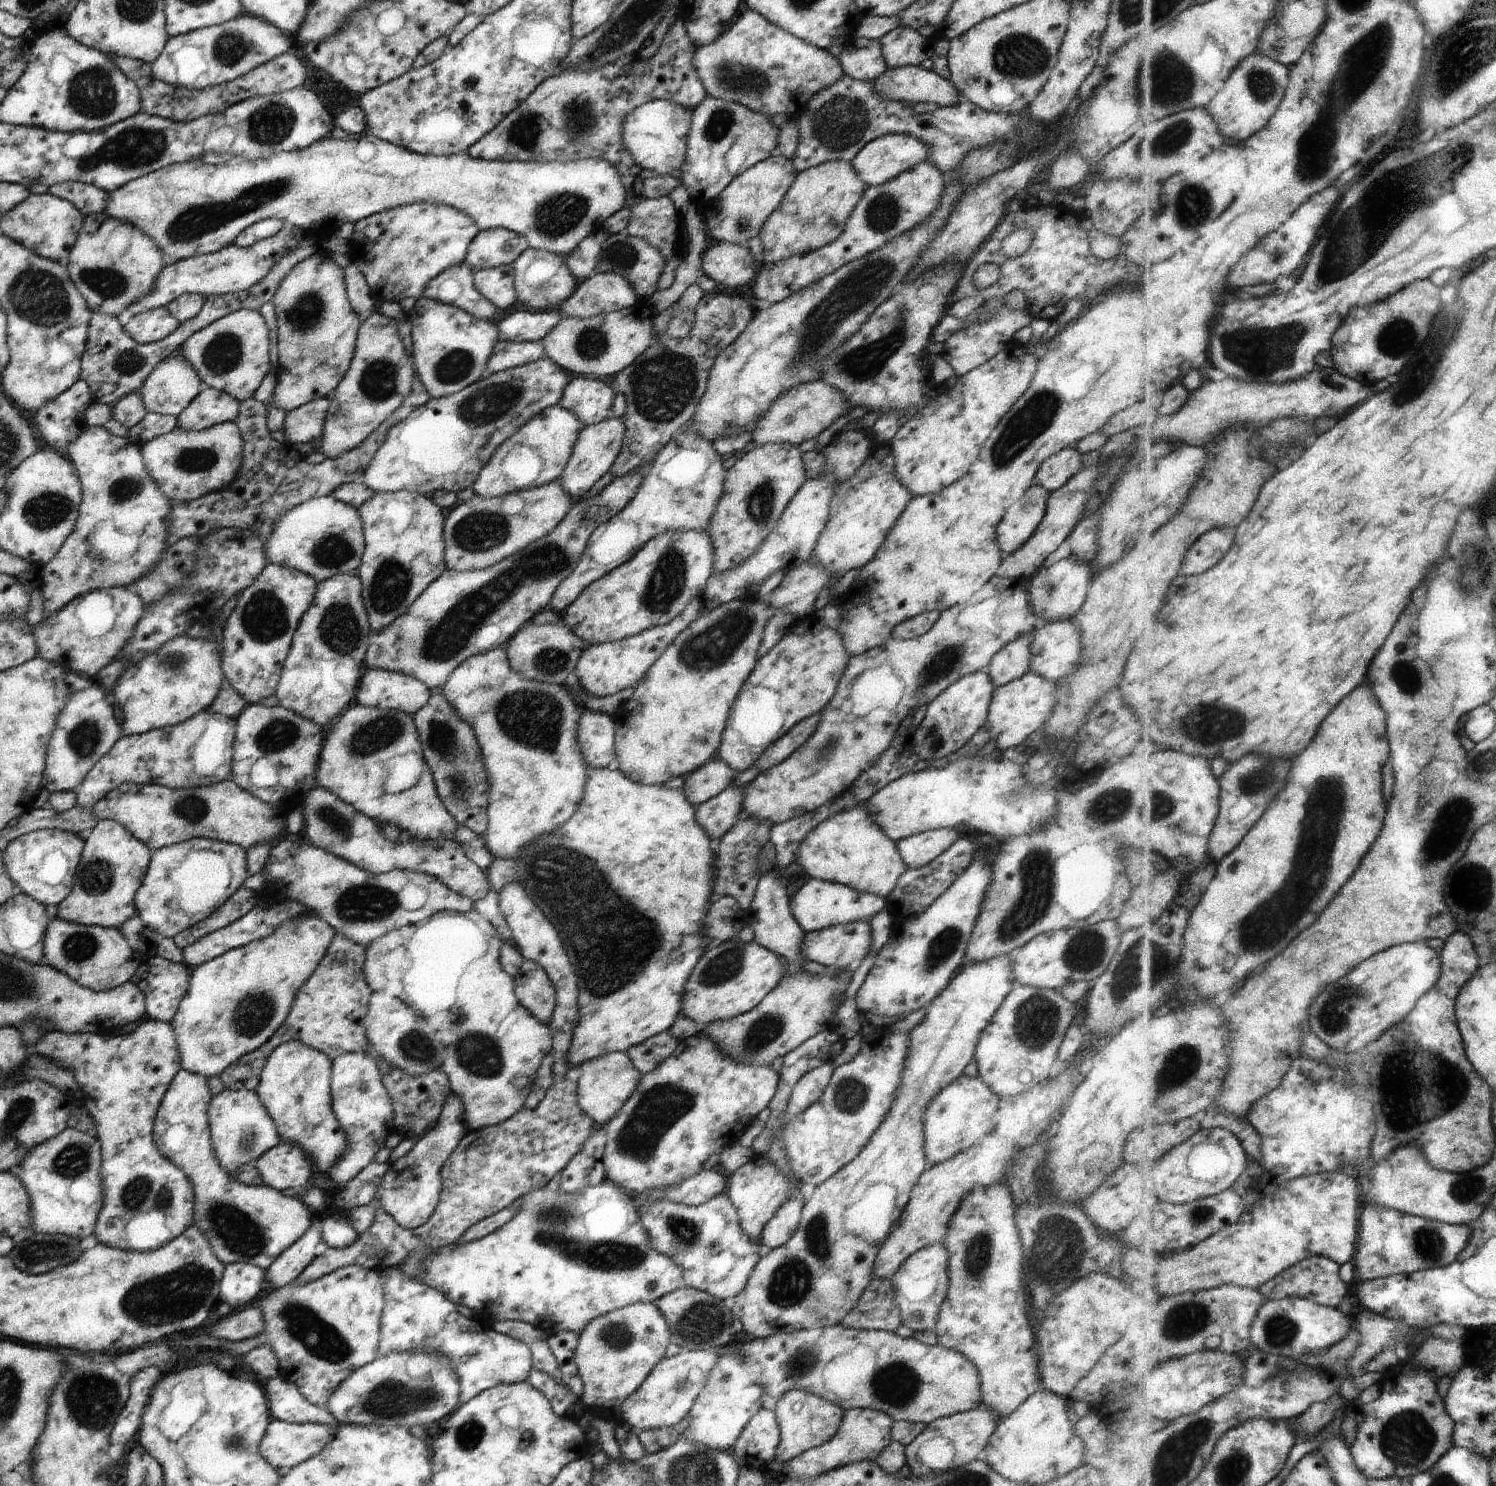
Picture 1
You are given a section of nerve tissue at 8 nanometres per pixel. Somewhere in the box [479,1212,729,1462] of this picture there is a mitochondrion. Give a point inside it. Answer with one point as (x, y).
(693, 1322)

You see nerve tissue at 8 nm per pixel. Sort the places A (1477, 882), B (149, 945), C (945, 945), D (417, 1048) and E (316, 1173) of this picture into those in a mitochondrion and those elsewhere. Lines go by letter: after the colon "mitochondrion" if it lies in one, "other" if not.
A: mitochondrion
B: other
C: mitochondrion
D: mitochondrion
E: other

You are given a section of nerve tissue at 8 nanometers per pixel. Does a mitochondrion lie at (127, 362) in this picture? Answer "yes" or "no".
yes

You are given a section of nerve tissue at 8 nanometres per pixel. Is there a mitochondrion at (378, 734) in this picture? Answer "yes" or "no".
yes

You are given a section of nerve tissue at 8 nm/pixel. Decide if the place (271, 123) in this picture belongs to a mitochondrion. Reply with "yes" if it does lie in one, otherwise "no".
yes

